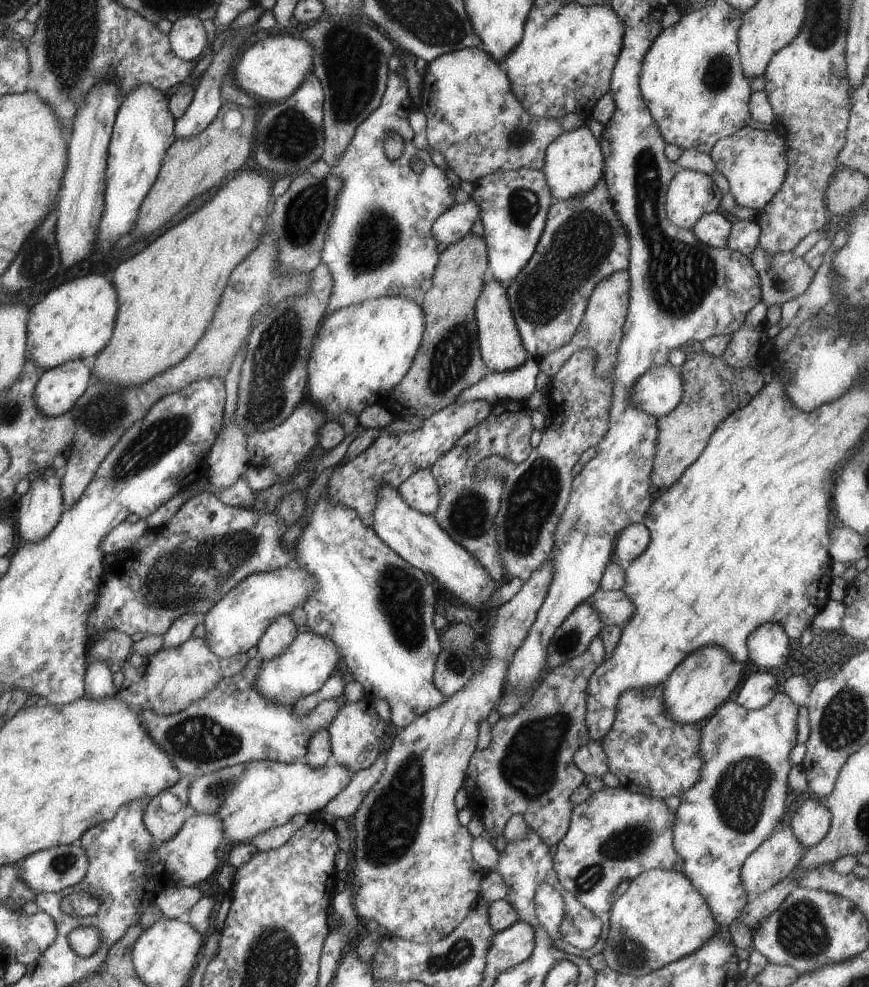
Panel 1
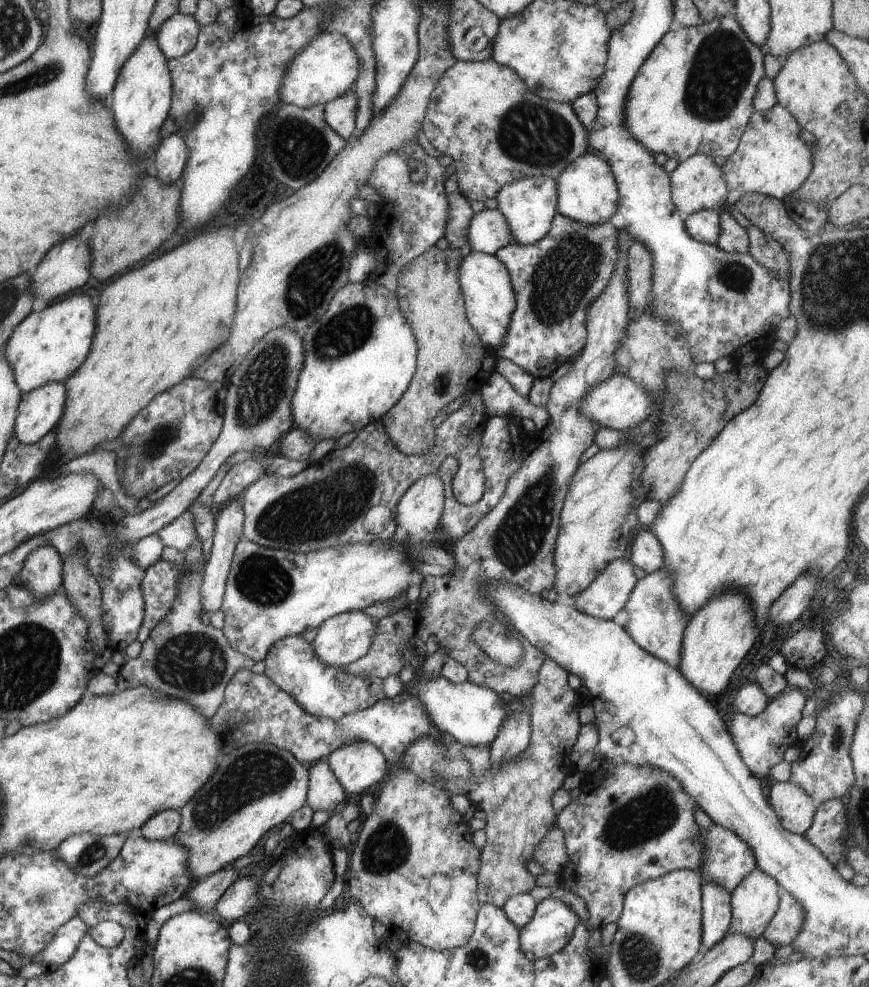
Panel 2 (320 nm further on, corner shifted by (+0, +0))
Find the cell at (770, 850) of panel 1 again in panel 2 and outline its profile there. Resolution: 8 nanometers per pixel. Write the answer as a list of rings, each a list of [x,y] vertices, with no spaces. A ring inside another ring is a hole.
[[[754,869],[748,876],[745,876],[744,880],[731,892],[729,934],[738,932],[740,935],[746,935],[754,941],[760,938],[778,910],[780,891],[779,882],[762,870]]]

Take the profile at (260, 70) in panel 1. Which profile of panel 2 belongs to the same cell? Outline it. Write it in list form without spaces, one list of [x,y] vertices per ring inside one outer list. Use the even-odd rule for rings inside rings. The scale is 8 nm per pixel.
[[[326,31],[317,35],[301,51],[293,56],[281,82],[281,103],[296,105],[302,109],[324,105],[350,91],[359,75],[360,61],[348,38]]]

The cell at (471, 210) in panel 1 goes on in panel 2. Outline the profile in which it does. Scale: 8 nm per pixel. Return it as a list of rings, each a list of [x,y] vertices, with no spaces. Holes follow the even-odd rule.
[[[498,209],[474,213],[467,235],[470,250],[491,255],[506,245],[516,244],[506,217]]]

